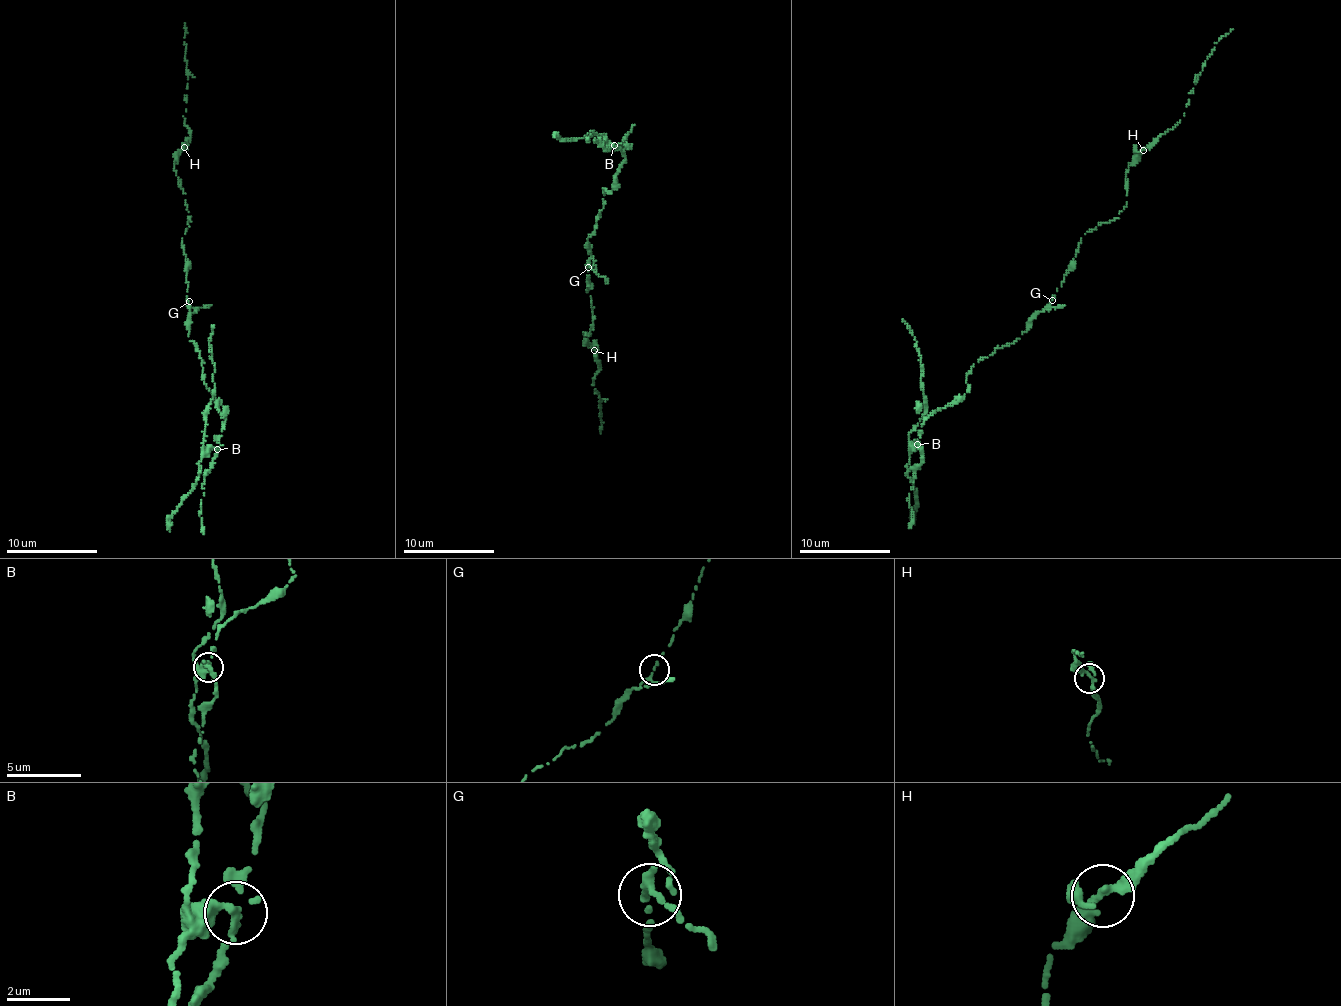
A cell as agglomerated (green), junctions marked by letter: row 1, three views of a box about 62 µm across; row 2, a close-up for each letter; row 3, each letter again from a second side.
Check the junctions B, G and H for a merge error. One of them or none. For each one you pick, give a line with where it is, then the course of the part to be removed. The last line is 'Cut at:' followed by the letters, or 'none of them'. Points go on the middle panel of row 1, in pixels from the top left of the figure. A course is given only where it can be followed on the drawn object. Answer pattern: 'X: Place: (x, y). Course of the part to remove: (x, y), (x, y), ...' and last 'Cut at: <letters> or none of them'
B: Place: (614, 145). Course of the part to remove: (613, 146), (603, 134), (608, 149), (619, 148), (626, 144), (625, 137), (635, 125)
Cut at: B

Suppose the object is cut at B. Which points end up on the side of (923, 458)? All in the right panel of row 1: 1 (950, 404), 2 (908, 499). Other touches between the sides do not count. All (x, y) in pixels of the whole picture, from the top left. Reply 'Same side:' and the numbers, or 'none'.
Same side: 1, 2

